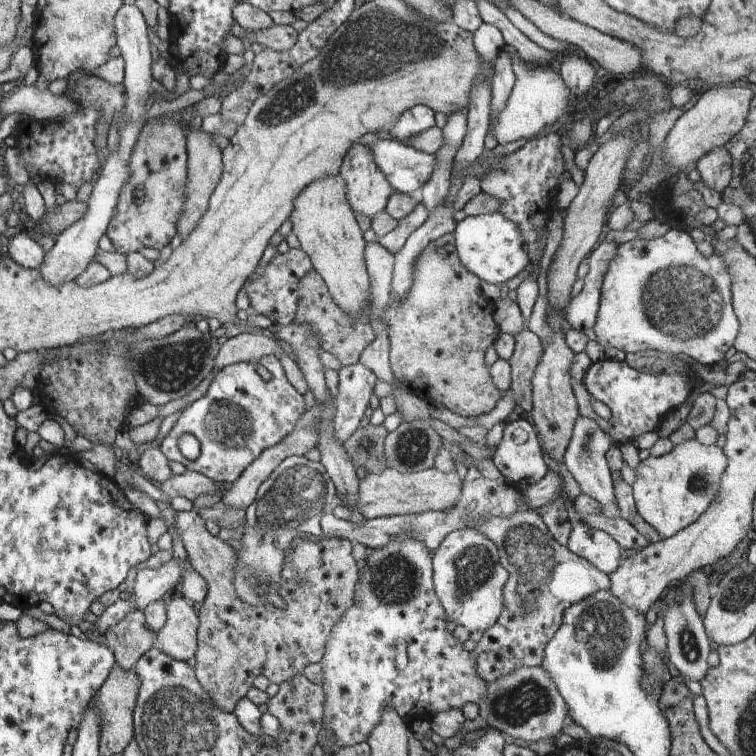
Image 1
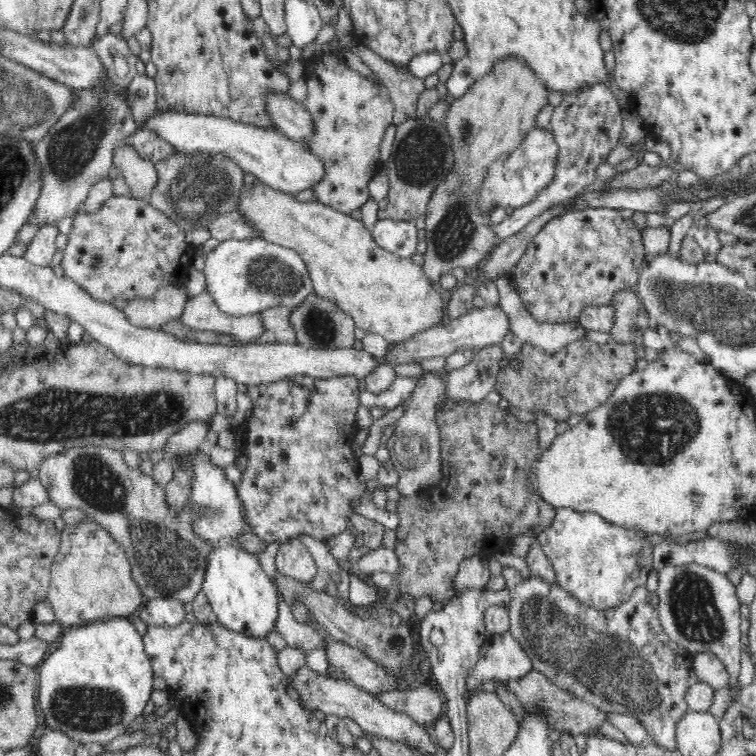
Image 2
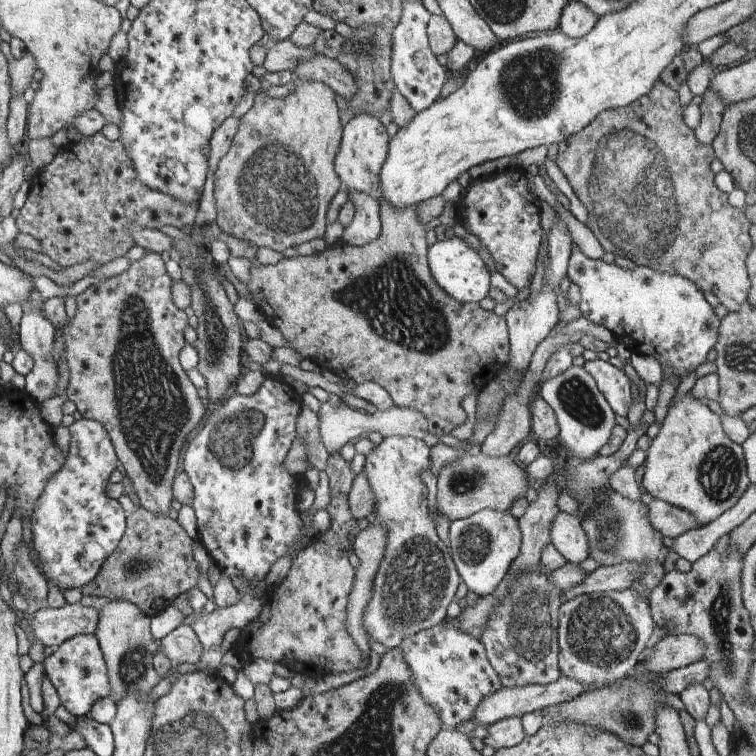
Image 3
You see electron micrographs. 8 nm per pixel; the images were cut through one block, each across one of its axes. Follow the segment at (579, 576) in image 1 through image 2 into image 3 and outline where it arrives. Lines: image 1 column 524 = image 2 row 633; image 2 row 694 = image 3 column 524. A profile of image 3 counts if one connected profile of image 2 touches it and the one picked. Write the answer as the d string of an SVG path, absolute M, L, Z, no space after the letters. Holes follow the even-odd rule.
M540 562L533 571L519 575L511 591L499 605L500 608L497 608L497 612L487 622L484 640L489 650L488 658L491 658L492 666L499 670L505 686L550 685L560 676L559 658L556 658L559 656L559 644L556 642L559 623L557 614L562 604L563 591L552 584L551 572ZM502 630L506 646L502 646Z

